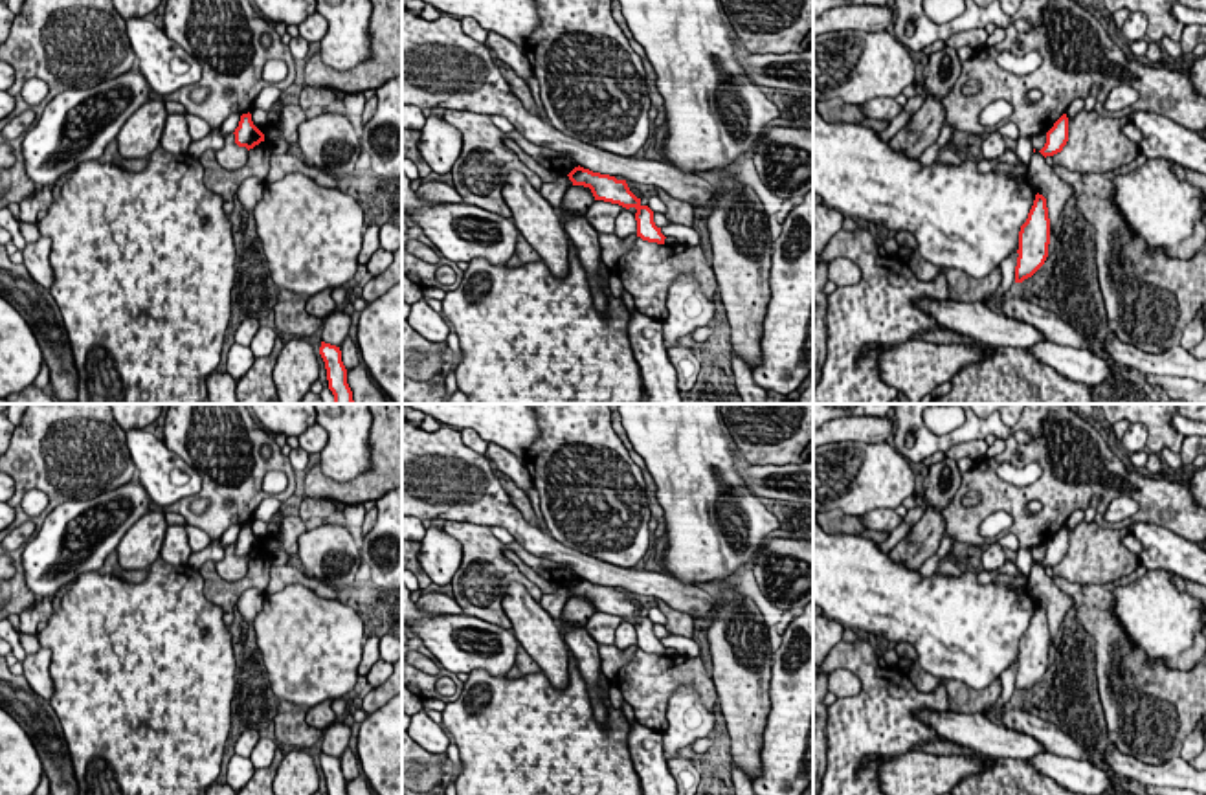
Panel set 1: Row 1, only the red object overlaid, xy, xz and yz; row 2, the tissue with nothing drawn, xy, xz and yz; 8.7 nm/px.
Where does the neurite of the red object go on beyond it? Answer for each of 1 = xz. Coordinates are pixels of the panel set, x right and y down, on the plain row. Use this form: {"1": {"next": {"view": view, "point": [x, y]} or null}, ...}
{"1": {"next": null}}

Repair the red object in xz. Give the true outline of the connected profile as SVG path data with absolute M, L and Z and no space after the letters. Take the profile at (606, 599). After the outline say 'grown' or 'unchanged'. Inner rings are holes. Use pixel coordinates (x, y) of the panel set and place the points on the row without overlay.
M580 577L575 578L567 588L573 593L573 597L589 599L595 611L619 615L626 621L635 619L637 648L648 654L664 655L666 648L661 644L661 639L655 637L653 622L648 617L641 615L641 610L637 610L630 602L626 591L617 591L609 586L593 584Z; unchanged

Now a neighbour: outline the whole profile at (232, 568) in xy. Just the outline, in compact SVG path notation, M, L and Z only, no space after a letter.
M235 545L224 547L224 558L215 564L217 573L228 582L239 582L248 575L250 562L235 554Z

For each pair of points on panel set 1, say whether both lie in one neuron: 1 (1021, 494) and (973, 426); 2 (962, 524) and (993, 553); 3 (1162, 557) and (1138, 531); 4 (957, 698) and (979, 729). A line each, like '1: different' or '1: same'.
1: different
2: different
3: same
4: different

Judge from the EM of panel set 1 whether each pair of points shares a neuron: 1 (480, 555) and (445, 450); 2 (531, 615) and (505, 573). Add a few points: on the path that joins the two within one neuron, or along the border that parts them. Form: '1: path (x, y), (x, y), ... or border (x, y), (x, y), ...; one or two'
1: border (446, 518), (485, 524), (489, 527); two
2: border (516, 581), (507, 586), (502, 603), (511, 625); two

